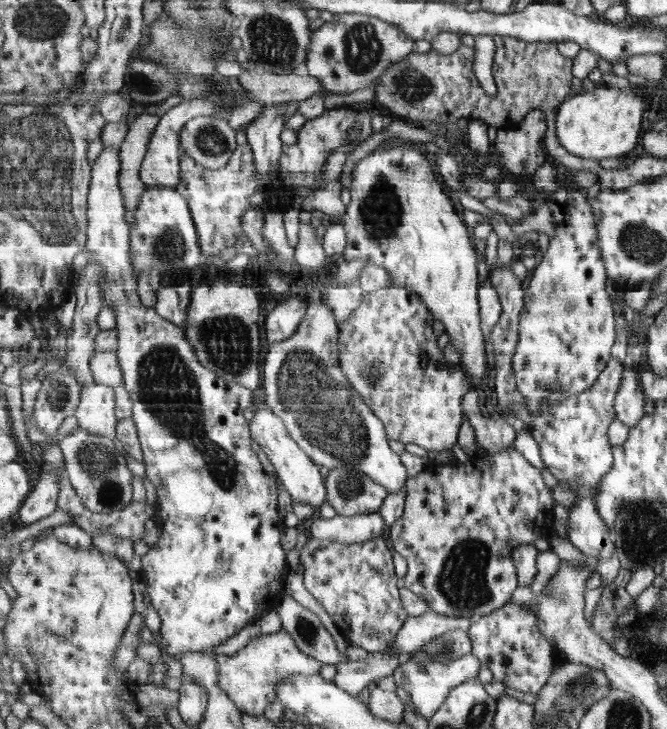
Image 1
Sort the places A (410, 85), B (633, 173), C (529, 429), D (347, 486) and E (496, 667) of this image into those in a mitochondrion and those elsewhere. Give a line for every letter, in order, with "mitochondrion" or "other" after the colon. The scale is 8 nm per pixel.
A: mitochondrion
B: other
C: other
D: mitochondrion
E: other

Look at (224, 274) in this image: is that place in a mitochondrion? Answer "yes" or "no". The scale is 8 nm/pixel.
no

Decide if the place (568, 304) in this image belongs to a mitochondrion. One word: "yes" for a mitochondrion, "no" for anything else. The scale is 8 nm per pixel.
yes

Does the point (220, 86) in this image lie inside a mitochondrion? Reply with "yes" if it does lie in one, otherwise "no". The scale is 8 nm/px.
yes

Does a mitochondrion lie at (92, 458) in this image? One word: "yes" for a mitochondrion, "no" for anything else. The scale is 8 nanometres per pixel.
yes

